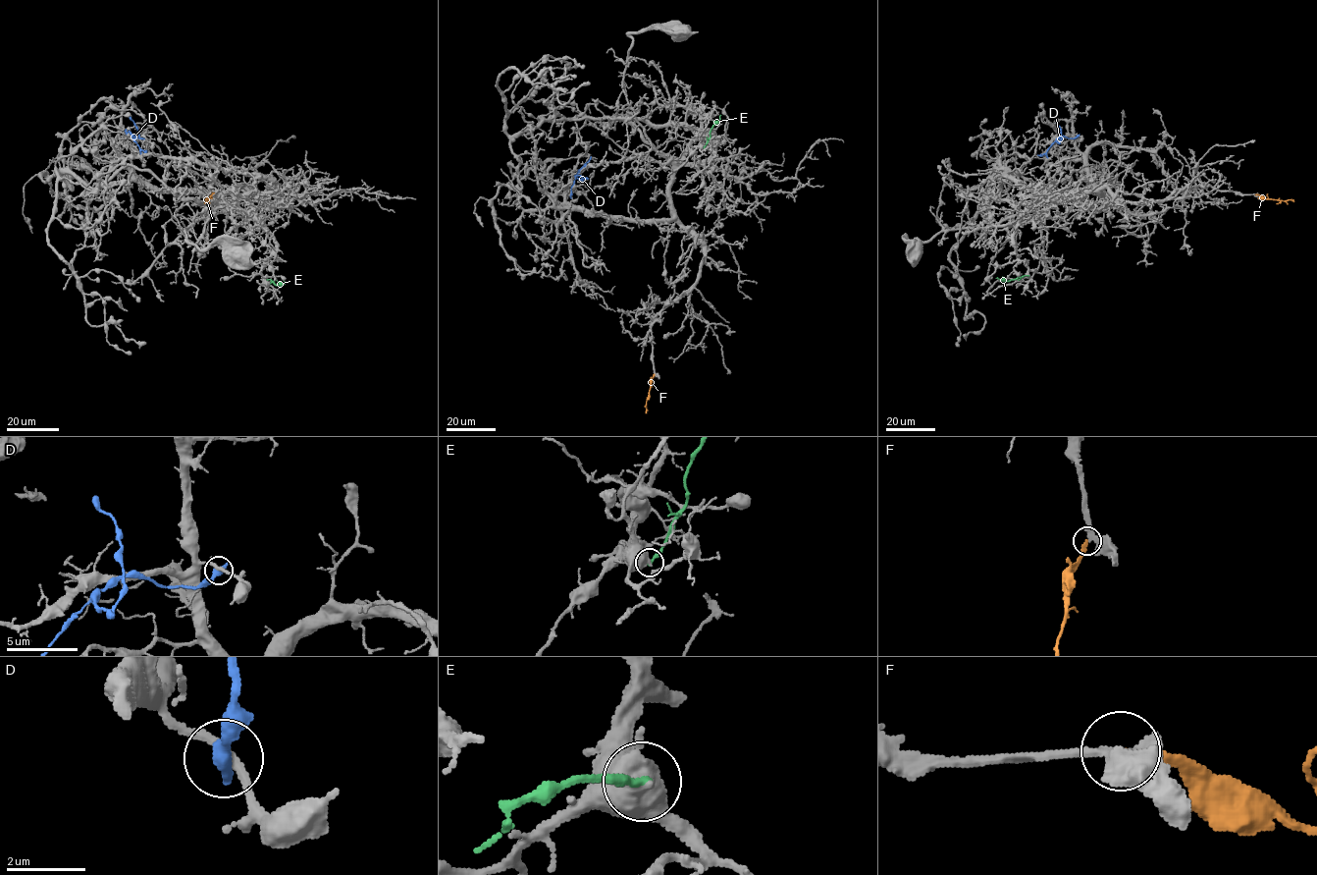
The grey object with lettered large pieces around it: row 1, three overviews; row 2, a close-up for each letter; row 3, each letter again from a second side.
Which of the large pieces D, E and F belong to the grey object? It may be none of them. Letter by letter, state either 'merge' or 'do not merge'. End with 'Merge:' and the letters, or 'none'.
D: do not merge
E: do not merge
F: merge
Merge: F

